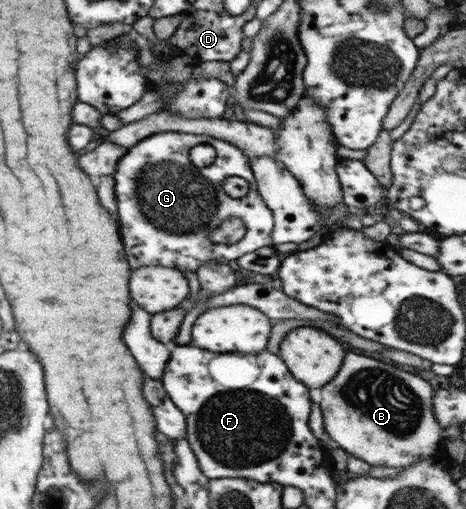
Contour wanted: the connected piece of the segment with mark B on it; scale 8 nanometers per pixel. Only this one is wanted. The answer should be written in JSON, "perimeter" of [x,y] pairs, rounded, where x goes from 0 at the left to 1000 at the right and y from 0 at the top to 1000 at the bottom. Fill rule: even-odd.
{"perimeter":[[[745,694],[723,737],[687,766],[691,778],[685,790],[695,837],[712,862],[712,874],[794,916],[871,919],[951,882],[955,847],[942,839],[929,811],[933,768],[921,750],[882,731],[869,731],[815,703]]]}

